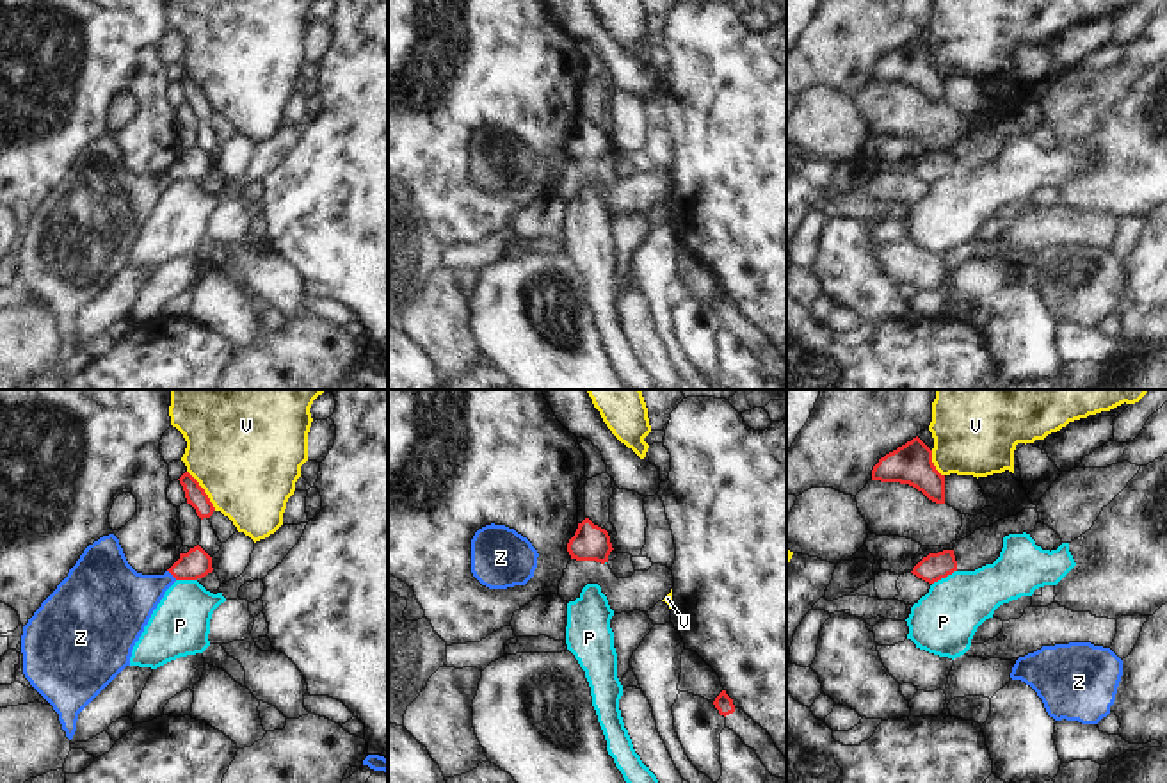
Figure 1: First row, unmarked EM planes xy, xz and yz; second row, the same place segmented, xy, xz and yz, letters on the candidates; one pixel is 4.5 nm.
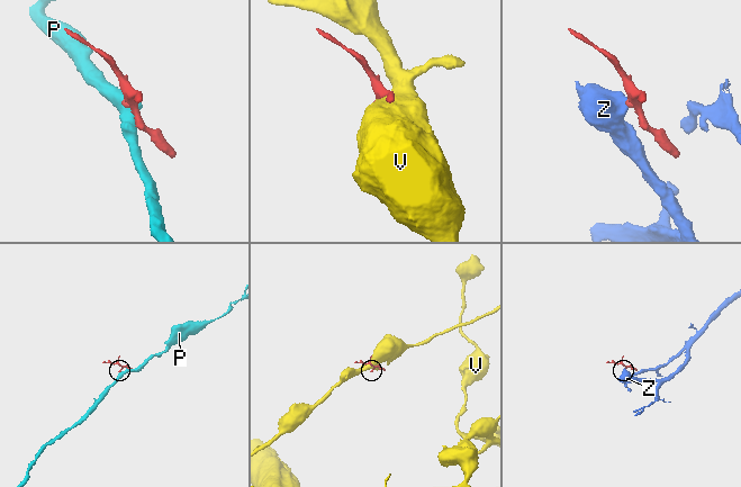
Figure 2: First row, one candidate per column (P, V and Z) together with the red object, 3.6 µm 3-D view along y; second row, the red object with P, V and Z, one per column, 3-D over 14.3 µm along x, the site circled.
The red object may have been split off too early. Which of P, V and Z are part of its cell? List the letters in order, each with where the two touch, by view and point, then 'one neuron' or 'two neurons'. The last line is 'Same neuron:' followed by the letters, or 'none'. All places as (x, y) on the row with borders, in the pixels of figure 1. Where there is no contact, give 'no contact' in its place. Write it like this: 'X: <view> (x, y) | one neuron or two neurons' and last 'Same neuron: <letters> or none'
P: yz (943, 577) | two neurons
V: xy (203, 490) | two neurons
Z: xy (173, 575) | two neurons
Same neuron: none

